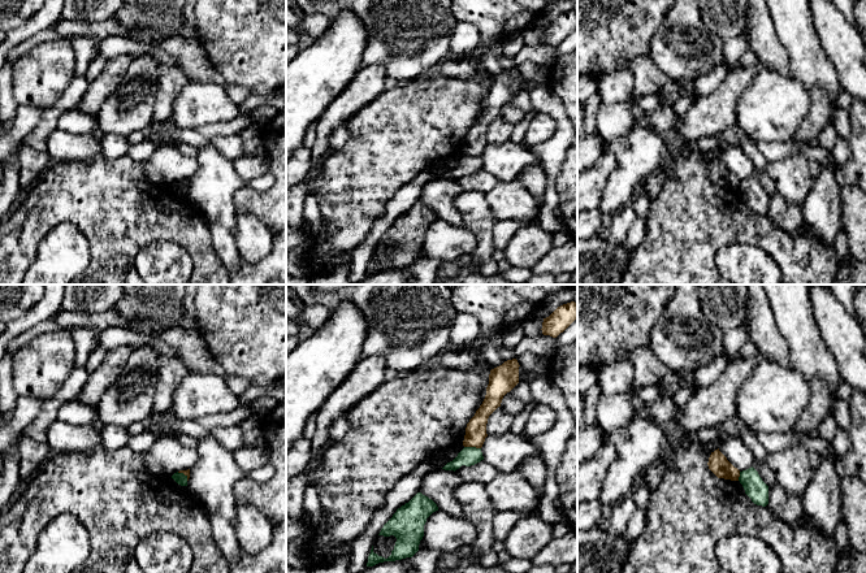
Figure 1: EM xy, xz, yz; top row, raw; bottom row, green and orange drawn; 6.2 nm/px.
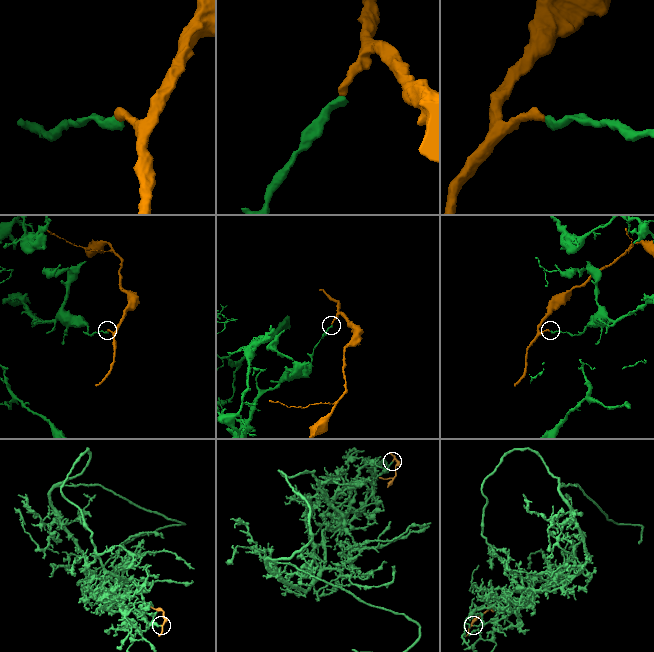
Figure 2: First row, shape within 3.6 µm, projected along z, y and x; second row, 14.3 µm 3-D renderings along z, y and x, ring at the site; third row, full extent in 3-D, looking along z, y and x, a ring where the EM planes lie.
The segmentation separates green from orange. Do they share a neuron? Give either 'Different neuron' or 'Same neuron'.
Different neuron

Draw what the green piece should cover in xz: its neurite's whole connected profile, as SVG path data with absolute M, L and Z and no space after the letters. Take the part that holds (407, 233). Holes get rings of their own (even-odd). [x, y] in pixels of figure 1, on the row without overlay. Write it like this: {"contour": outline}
{"contour": "M417 201L408 212L398 217L378 243L397 247L391 264L387 268L378 265L373 261L372 255L367 275L412 266L419 260L426 227L436 220L438 220L437 213L421 201Z"}

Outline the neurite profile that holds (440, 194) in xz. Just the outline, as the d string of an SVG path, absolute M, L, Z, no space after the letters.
M436 178L420 188L419 201L432 208L440 220L463 226L462 214L455 207L455 197L462 191L463 188L456 181Z

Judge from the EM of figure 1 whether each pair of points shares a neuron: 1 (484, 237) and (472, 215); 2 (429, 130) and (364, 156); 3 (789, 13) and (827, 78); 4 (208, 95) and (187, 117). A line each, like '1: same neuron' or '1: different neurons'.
1: same neuron
2: same neuron
3: same neuron
4: same neuron

